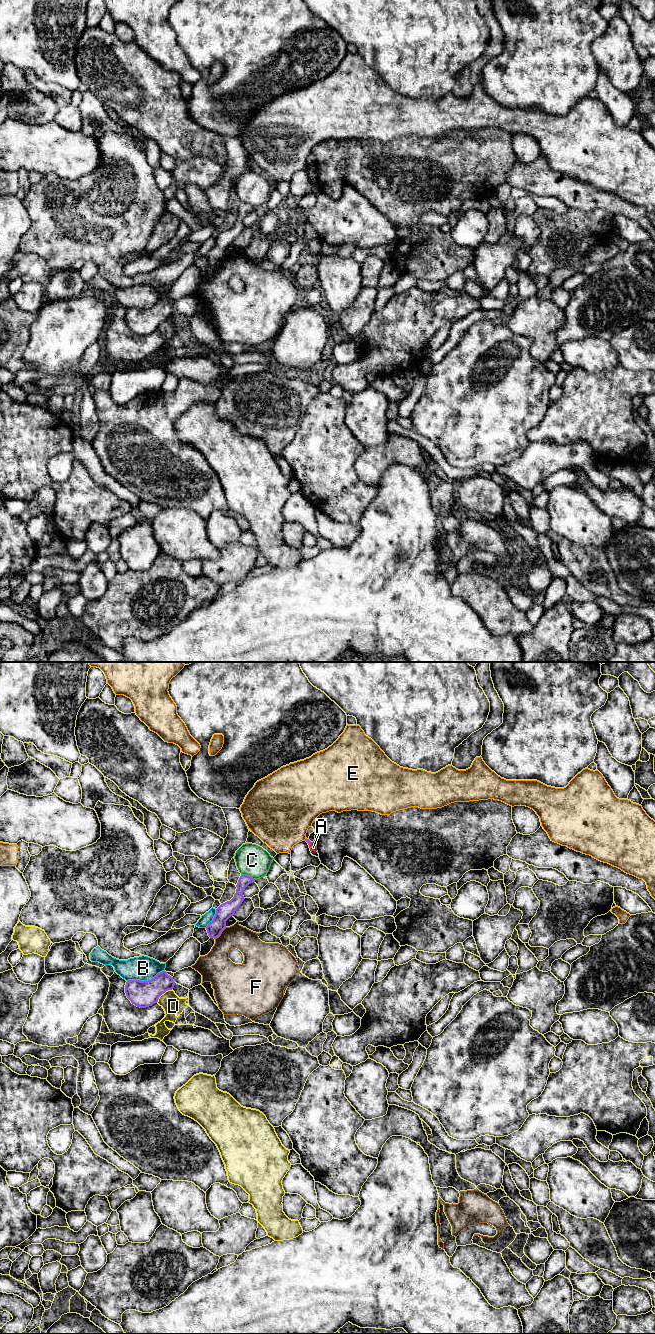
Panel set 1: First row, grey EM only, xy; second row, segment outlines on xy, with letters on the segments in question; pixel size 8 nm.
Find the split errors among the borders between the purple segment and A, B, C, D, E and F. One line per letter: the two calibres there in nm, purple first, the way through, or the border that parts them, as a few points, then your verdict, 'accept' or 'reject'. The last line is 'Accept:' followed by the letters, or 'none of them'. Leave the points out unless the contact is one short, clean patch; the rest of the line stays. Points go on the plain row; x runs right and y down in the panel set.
A: 40 nm thick on the purple side, 60 nm on the other; border along xy (310, 169), (308, 172); reject
B: 220 nm thick on the purple side, 200 nm on the other; reject
C: 90 nm thick on the purple side, 260 nm on the other; border along xy (241, 202), (246, 202), (255, 207); reject
D: 220 nm thick on the purple side, 160 nm on the other; reject
E: 40 nm thick on the purple side, 460 nm on the other; reject
F: 120 nm thick on the purple side, 220 nm on the other; reject
Accept: none of them

